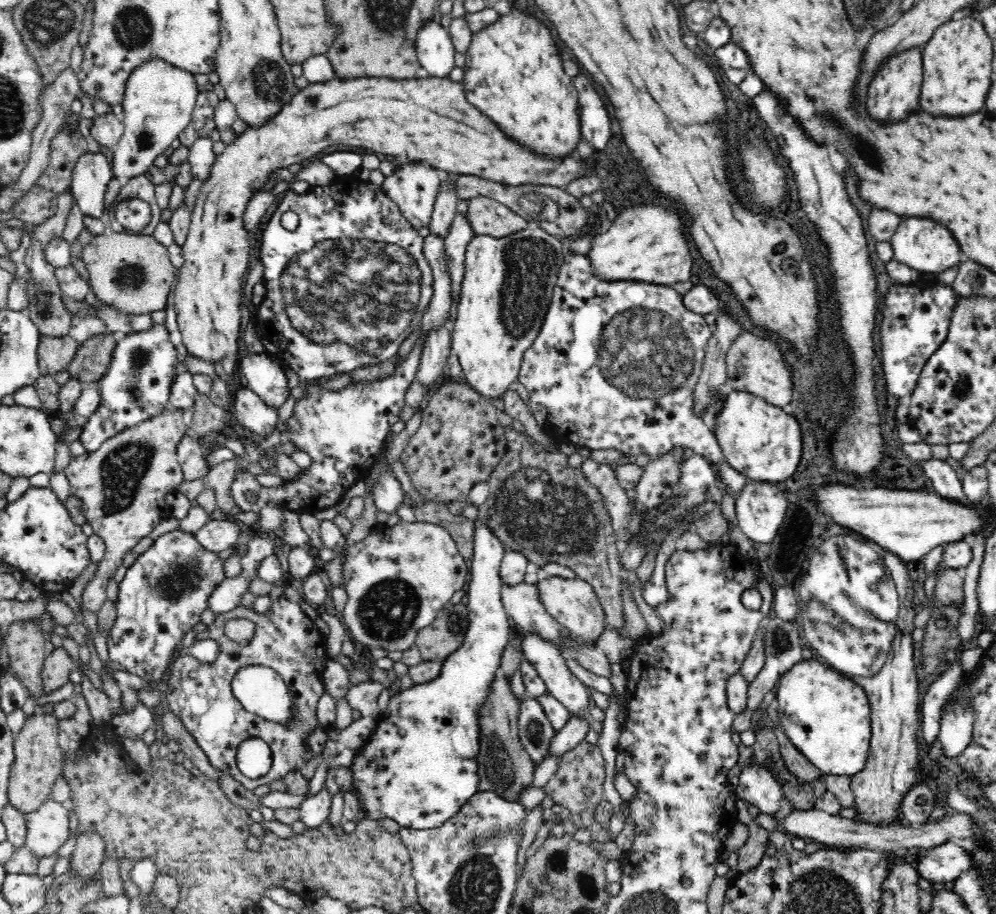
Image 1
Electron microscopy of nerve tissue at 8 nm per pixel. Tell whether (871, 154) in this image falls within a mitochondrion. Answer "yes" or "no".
yes

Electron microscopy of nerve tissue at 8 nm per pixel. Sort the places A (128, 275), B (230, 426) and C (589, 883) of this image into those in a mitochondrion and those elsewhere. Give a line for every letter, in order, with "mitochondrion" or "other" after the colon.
A: mitochondrion
B: other
C: mitochondrion

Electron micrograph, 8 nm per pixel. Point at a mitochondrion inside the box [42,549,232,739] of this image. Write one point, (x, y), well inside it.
(176, 580)

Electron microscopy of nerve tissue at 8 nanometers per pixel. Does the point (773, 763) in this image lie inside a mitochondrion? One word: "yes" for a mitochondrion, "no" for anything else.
yes

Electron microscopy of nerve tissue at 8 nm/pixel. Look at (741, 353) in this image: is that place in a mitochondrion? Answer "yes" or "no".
yes

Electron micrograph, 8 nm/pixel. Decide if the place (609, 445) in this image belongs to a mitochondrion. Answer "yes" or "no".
no

